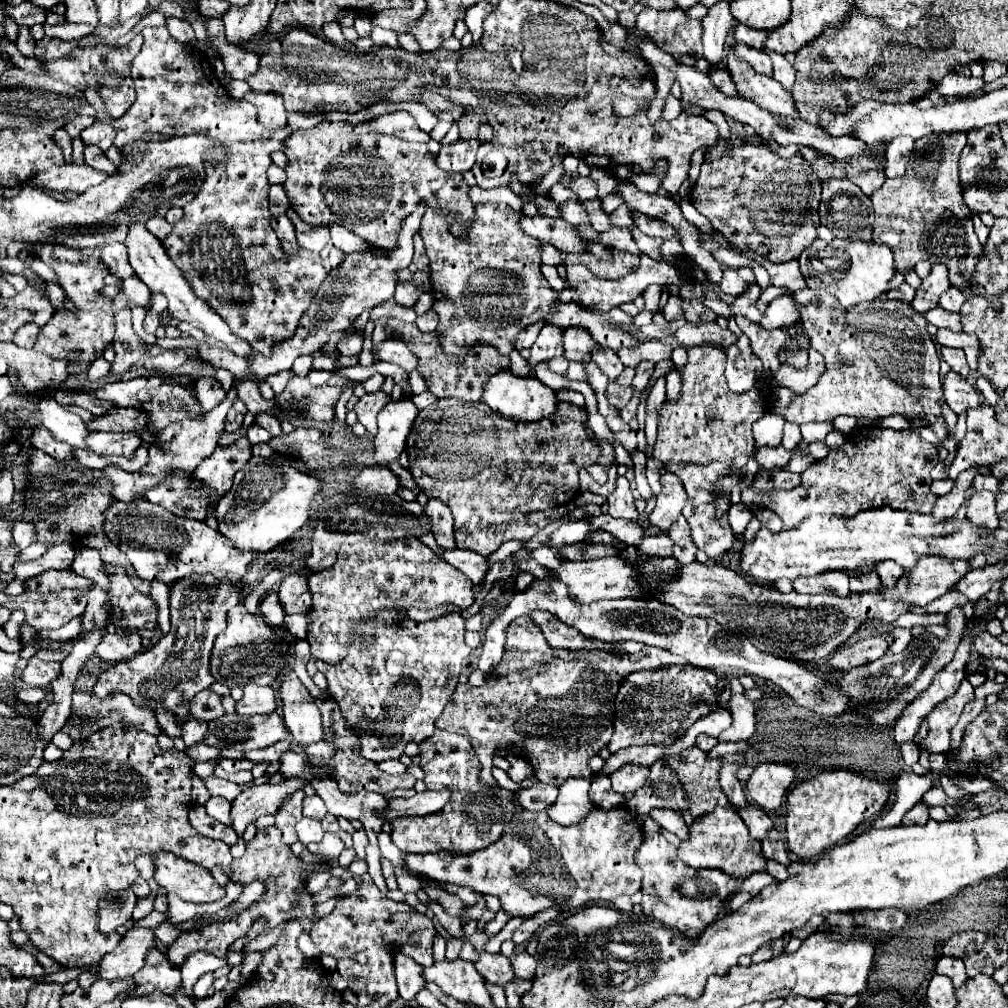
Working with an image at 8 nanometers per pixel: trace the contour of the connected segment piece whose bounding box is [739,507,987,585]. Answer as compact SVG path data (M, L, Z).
M891 507L867 509L853 517L841 515L815 515L805 519L795 529L781 529L773 533L759 529L751 543L741 549L741 571L753 577L759 585L769 585L775 579L797 579L801 575L817 575L835 569L855 569L863 563L879 563L893 559L905 571L917 565L921 555L941 555L947 559L969 561L975 555L973 543L985 537L987 529L973 525L969 519L949 519L937 523L931 515L907 513Z

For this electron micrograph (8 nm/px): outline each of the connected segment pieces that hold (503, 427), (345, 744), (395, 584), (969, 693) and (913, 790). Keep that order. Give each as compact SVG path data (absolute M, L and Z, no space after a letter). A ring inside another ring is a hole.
M455 397L439 399L431 407L419 411L415 427L407 437L411 473L429 497L449 505L455 521L457 547L487 557L505 541L529 541L537 533L539 527L527 521L527 513L571 503L579 493L577 471L581 467L603 465L609 469L615 463L613 443L589 435L587 419L587 409L573 403L557 403L555 415L539 423L519 423L497 415L485 403L467 403Z
M317 701L317 707L323 715L323 729L325 729L325 739L327 741L333 741L335 743L335 757L331 761L321 761L321 759L315 759L311 757L309 761L313 763L319 763L319 765L331 765L335 767L335 777L337 777L337 783L341 789L347 791L347 795L351 793L357 793L357 791L375 791L375 793L389 793L393 789L413 789L415 785L415 777L409 775L409 773L401 773L401 775L387 775L383 773L377 766L377 763L365 759L359 752L359 737L355 735L353 727L345 721L345 717L341 715L339 711L339 705L335 701Z
M357 534L353 543L341 545L333 567L311 575L309 589L313 593L313 611L307 615L311 623L311 653L315 659L331 665L339 663L343 655L347 655L351 629L363 624L367 618L375 617L373 605L395 609L435 609L451 603L459 609L467 609L475 601L471 579L439 559L415 537L381 542Z
M963 679L959 691L945 699L943 703L939 703L939 707L935 707L935 711L931 711L931 715L927 717L929 723L929 733L923 739L923 743L919 745L919 749L927 749L929 753L945 753L949 749L949 731L951 727L957 723L959 715L963 713L963 707L973 701L973 687L967 679Z
M903 773L895 787L895 801L891 805L891 809L887 813L883 813L873 827L897 827L903 819L903 815L923 797L925 791L929 791L929 787L933 787L933 781L939 779L941 773L929 773L929 775L917 775L917 773Z

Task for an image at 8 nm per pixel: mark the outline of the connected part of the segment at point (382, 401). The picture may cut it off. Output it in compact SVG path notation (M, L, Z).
M377 391L377 393L365 393L359 403L355 405L357 419L365 425L365 429L371 435L377 435L377 413L391 401L389 395Z

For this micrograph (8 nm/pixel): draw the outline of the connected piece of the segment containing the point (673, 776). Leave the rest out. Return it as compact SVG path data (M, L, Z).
M659 761L651 765L651 779L635 791L627 809L635 817L643 817L651 809L669 809L683 815L689 811L689 797L677 779L677 773Z

